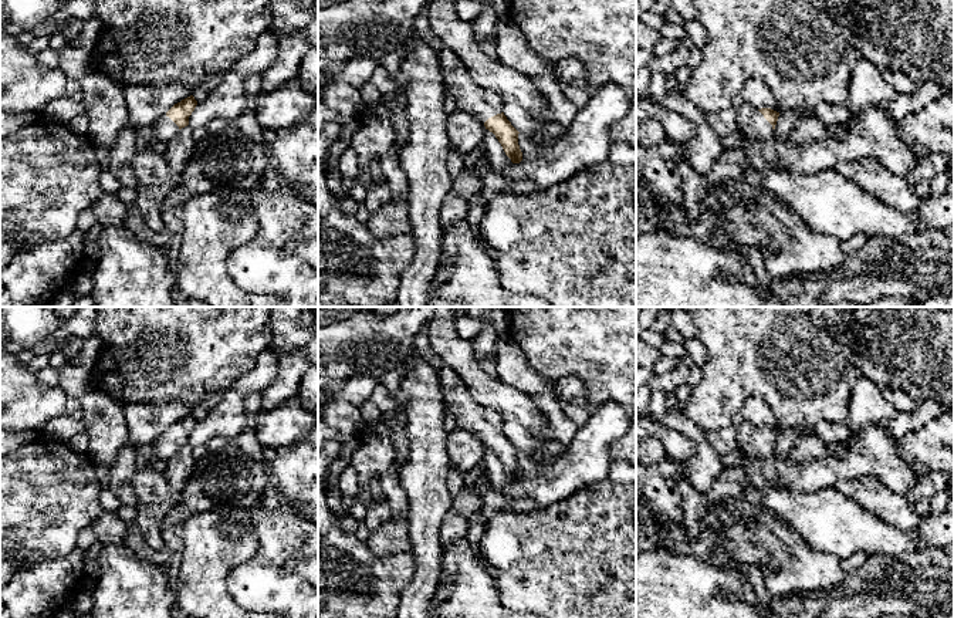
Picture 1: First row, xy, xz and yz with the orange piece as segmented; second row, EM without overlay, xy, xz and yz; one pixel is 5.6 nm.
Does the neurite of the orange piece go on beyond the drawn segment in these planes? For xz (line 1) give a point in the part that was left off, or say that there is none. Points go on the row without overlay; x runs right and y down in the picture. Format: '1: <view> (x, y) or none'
1: xz (481, 421)

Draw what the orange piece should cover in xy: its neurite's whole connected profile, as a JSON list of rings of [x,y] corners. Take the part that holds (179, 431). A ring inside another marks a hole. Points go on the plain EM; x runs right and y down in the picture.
[[[193,413],[175,422],[162,436],[149,445],[153,449],[155,457],[168,460],[182,446],[189,443],[189,435],[194,429],[197,419]]]

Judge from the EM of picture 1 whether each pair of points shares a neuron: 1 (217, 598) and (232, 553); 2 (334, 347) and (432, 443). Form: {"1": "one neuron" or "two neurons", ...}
{"1": "one neuron", "2": "two neurons"}

